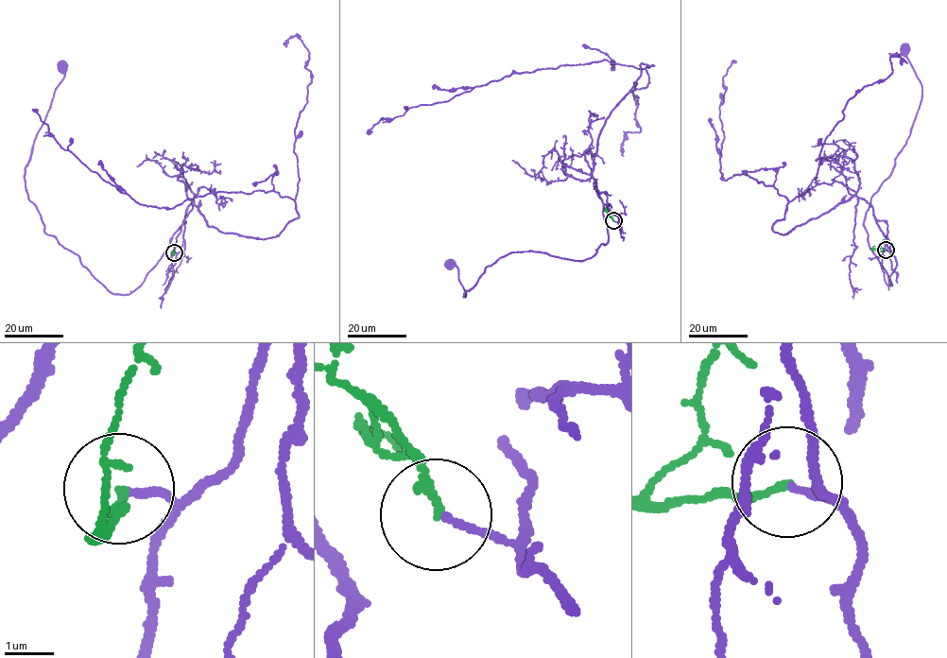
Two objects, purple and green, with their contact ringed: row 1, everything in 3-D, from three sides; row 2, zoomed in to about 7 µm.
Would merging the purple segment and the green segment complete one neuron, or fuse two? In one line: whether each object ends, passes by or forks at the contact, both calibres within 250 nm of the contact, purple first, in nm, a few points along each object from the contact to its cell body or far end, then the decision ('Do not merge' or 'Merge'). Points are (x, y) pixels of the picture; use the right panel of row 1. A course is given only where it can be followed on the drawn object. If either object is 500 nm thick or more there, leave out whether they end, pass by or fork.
At the ring purple ends. At the ring green ends. Thickness 130 nm (purple) against 170 nm. Course of purple: (886, 251), (887, 225), (877, 220), (896, 263), (891, 285), (863, 224), (920, 104), (921, 83), (905, 48). Course of green: (886, 251), (878, 250), (883, 239). Merge

